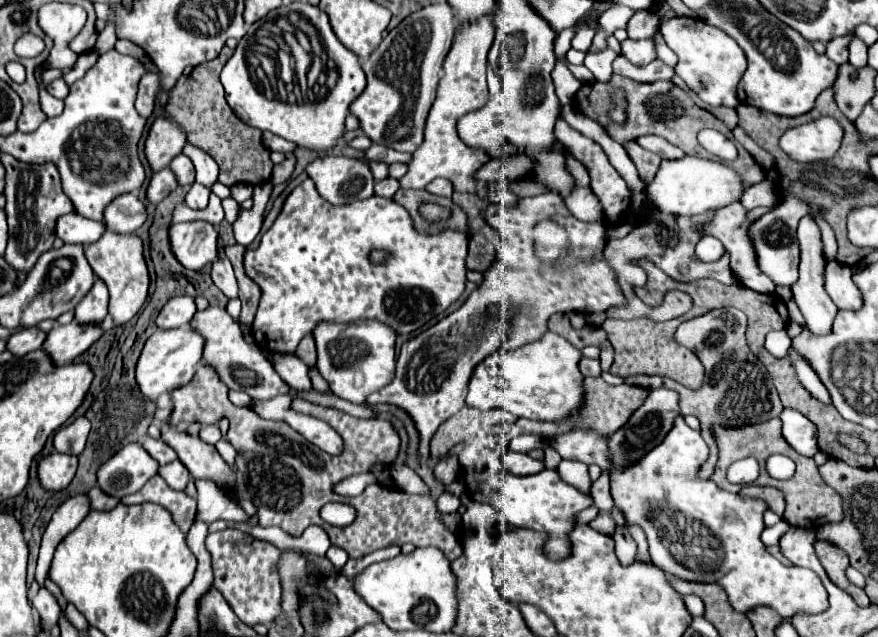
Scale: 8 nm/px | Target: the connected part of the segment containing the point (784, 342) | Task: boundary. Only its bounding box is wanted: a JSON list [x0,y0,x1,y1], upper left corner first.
[766,330,790,356]

